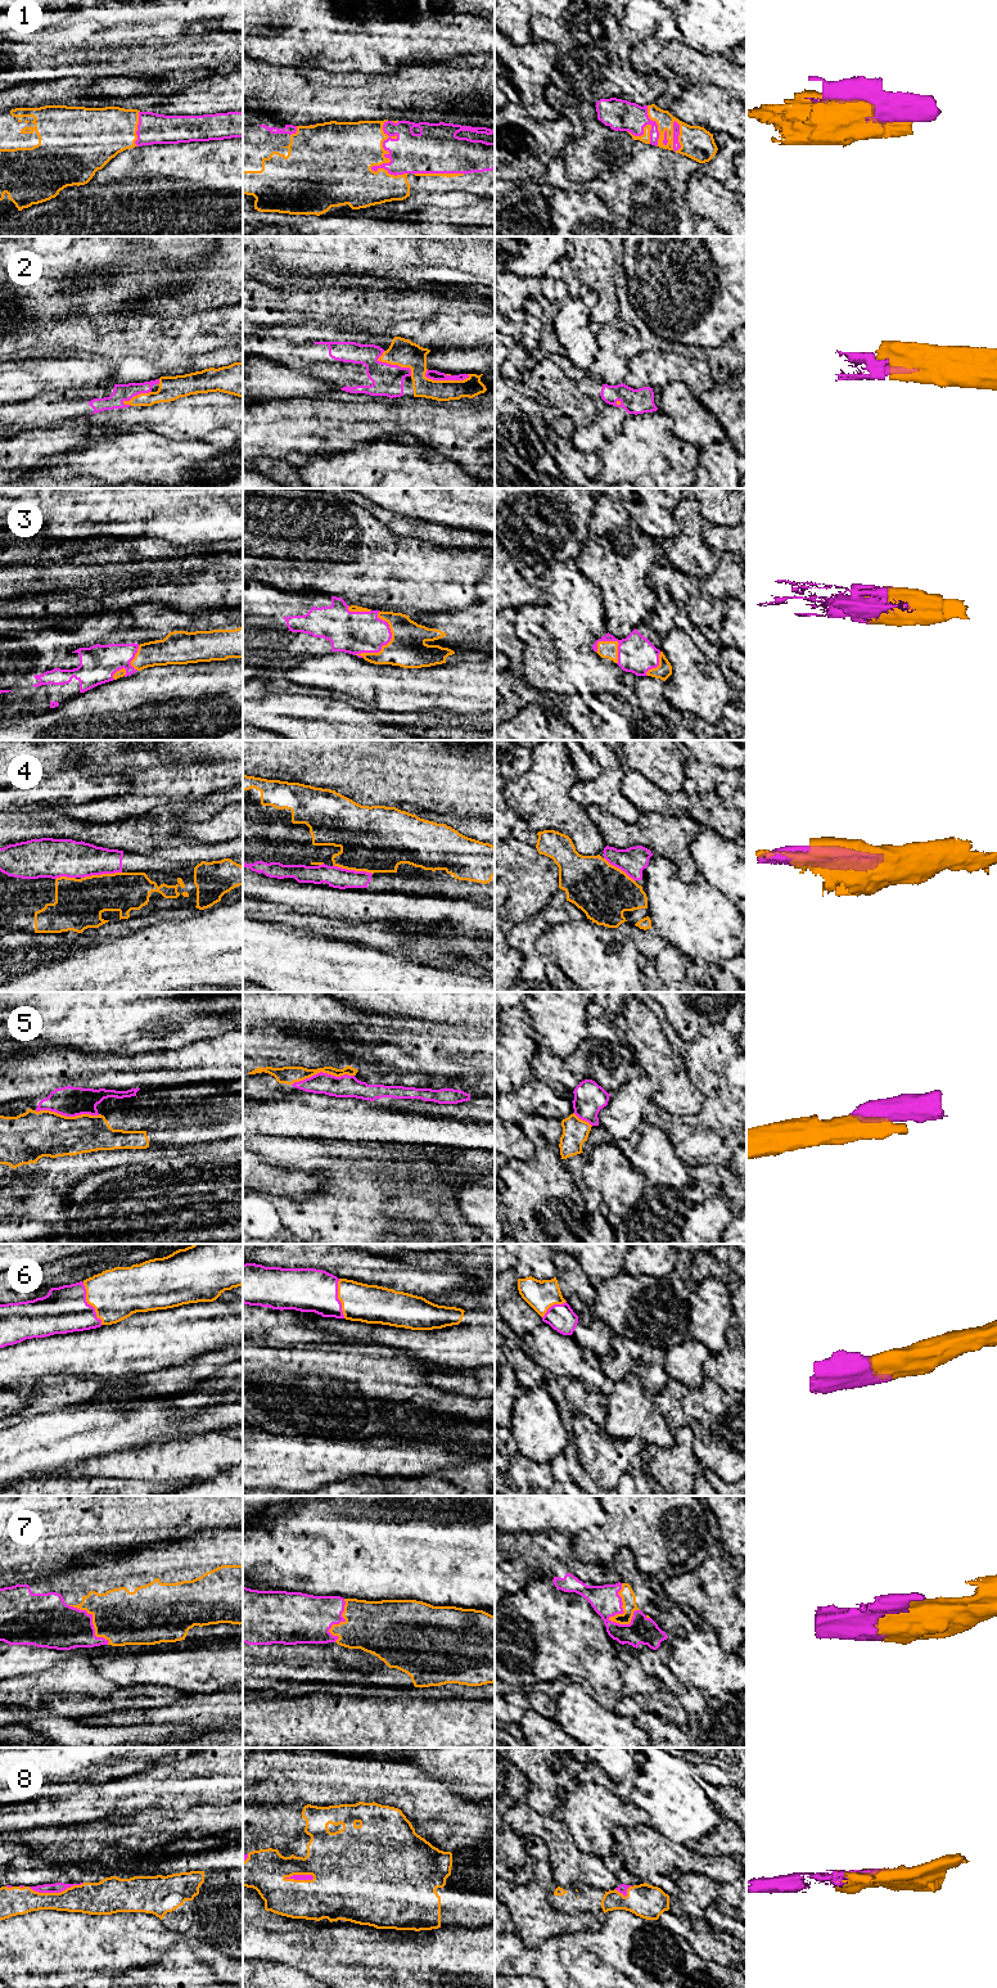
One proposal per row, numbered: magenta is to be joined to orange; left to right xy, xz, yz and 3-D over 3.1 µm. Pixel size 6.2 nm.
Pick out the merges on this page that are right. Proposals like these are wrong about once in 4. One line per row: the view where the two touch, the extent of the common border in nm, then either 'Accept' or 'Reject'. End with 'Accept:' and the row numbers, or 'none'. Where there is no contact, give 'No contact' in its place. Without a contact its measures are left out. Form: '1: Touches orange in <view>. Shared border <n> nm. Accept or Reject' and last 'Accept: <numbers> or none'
1: Touches orange in xz. Shared border 360 nm. Accept
2: Touches orange in xz. Shared border 280 nm. Accept
3: Touches orange in xz. Shared border 320 nm. Accept
4: Touches orange in xy. Shared border 260 nm. Accept
5: Touches orange in xy. Shared border 400 nm. Accept
6: Touches orange in xy. Shared border 300 nm. Accept
7: Touches orange in yz. Shared border 260 nm. Accept
8: Touches orange in xz. Shared border 190 nm. Accept
Accept: 1, 2, 3, 4, 5, 6, 7, 8

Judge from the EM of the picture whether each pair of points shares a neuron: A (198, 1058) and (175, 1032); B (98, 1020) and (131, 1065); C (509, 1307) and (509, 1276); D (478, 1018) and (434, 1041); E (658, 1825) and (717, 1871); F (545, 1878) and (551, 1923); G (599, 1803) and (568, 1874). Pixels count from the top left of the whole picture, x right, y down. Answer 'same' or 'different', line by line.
A: different
B: different
C: same
D: different
E: different
F: same
G: different

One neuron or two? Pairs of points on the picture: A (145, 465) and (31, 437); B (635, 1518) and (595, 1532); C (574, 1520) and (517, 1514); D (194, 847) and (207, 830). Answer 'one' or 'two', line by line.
A: one
B: one
C: one
D: two

